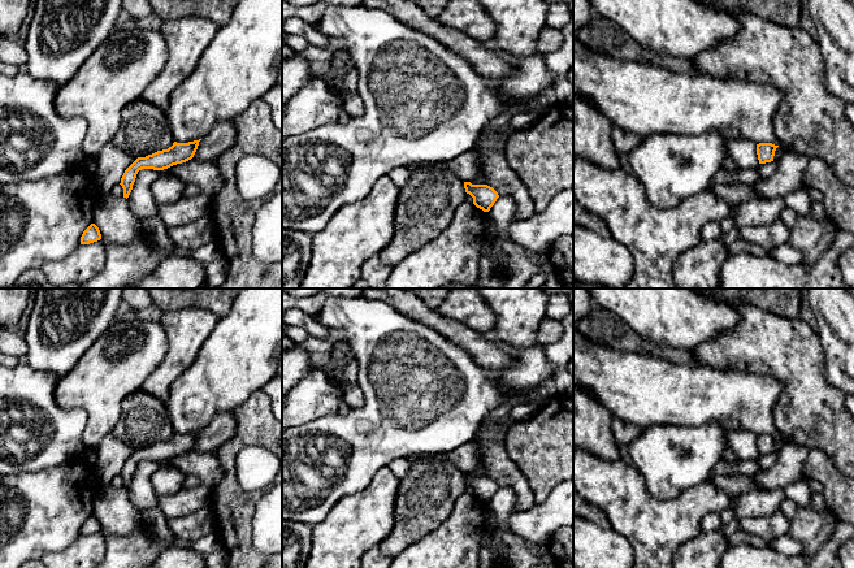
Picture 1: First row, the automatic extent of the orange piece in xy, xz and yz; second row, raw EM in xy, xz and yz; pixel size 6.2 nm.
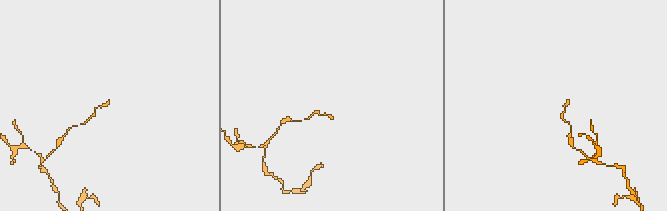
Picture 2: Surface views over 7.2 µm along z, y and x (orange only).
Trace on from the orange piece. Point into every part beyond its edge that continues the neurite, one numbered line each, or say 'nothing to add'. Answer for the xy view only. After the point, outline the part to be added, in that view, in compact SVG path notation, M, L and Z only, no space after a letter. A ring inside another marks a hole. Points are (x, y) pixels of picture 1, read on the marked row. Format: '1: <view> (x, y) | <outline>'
nothing to add

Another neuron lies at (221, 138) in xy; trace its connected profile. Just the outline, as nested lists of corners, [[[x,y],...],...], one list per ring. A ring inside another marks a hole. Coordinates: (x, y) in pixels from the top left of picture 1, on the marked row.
[[[233,121],[220,122],[199,142],[194,159],[213,162],[234,146],[235,139]]]

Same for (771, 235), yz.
[[[781,218],[775,220],[772,224],[764,226],[746,226],[740,230],[740,238],[759,244],[766,251],[788,243],[790,229]]]

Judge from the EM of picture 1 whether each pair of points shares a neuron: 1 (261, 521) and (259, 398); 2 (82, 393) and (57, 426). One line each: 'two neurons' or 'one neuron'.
1: two neurons
2: two neurons

